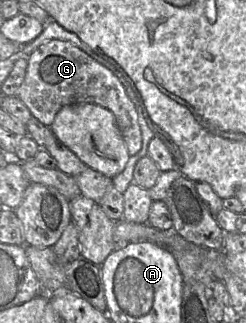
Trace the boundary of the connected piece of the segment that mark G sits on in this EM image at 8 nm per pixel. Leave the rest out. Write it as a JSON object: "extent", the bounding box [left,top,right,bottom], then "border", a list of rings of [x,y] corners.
{"extent":[17,39,142,155],"border":[[[52,39],[31,53],[17,97],[30,110],[32,116],[48,127],[52,125],[55,116],[64,106],[77,103],[103,106],[114,114],[128,154],[135,155],[141,149],[142,135],[138,114],[122,83],[109,69],[69,41]]]}

